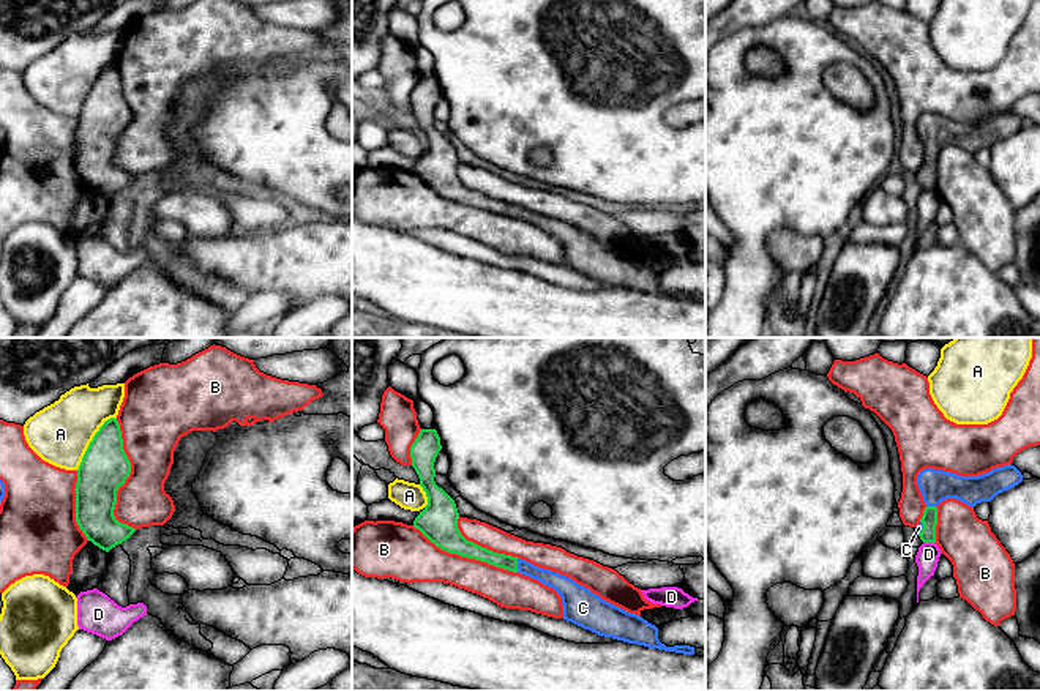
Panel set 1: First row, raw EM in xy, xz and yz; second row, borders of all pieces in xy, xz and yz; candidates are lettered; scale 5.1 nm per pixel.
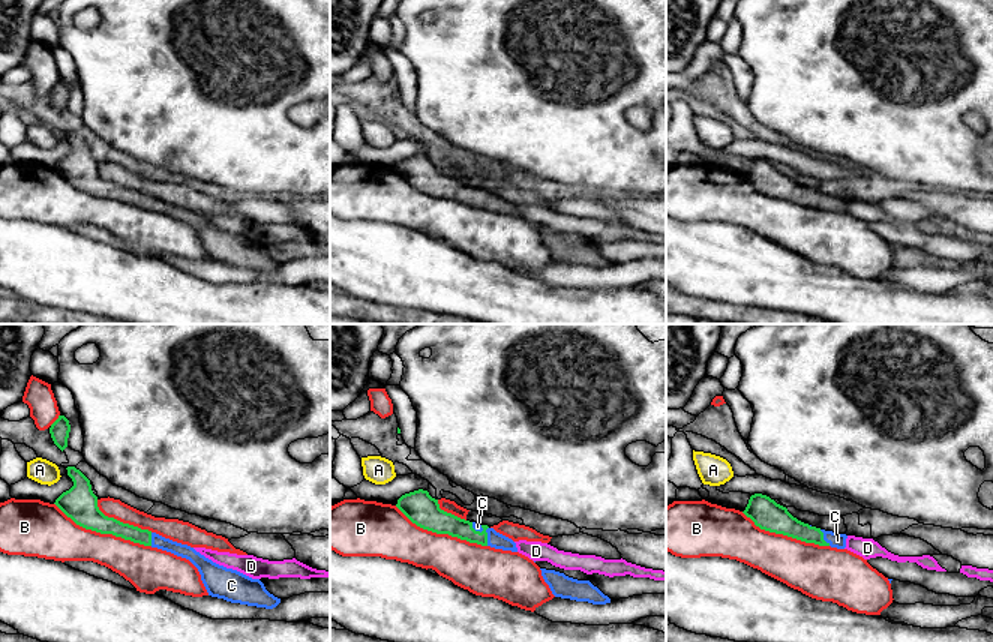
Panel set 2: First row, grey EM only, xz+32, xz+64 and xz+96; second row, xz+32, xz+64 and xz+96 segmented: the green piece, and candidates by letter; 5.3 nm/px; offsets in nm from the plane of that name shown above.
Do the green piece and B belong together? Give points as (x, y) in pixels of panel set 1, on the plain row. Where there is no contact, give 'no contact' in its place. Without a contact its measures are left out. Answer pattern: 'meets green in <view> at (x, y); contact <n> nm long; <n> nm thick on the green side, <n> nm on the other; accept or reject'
meets green in xy at (127, 123); contact 600 nm long; 240 nm thick on the green side, 300 nm on the other; reject

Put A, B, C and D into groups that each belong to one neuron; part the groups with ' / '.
A / B / C / D

